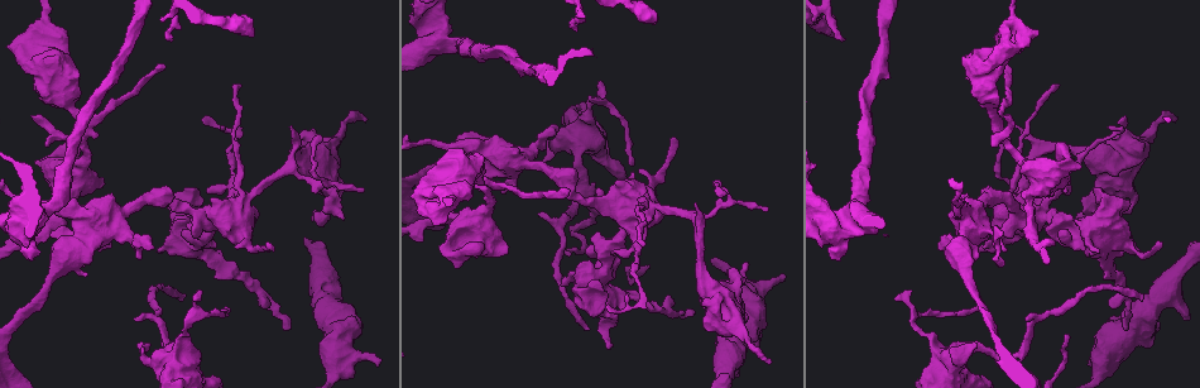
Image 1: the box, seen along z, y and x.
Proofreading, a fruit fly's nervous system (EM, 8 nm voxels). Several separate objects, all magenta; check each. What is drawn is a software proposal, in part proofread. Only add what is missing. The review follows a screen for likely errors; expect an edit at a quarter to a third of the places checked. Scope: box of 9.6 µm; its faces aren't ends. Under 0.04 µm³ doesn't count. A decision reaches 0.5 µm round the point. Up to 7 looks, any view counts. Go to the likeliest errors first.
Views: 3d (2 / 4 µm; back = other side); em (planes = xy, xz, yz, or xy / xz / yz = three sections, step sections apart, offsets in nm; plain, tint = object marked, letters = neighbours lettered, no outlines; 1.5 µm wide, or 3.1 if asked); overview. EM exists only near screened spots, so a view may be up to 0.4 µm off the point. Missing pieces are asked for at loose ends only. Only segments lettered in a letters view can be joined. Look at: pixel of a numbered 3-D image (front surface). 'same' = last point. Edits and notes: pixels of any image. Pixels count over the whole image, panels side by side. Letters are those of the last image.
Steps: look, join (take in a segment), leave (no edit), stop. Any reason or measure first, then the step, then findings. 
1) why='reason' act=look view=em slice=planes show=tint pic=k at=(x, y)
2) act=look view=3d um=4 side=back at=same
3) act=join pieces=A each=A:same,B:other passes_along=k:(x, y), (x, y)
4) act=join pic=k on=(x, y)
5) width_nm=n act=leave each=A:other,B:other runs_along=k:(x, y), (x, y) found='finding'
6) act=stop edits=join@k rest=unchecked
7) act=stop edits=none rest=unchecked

why='free end' act=look view=3d um=4 pic=1 at=(693, 314)

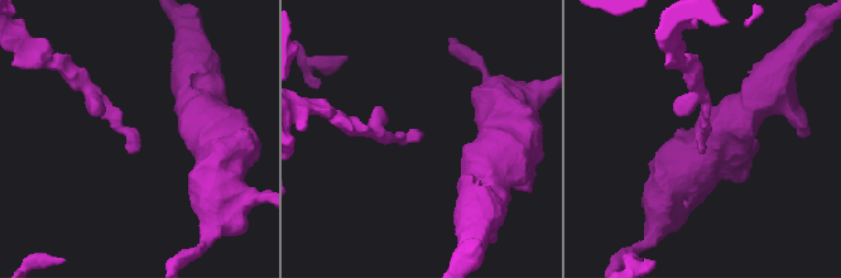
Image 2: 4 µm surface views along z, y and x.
act=look view=em slice=planes show=letters pic=2 at=(418, 139)

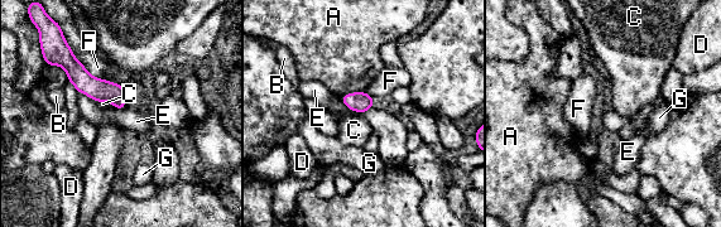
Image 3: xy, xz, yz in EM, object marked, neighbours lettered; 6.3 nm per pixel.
act=leave each=A:other,B:other,C:other,D:other,E:other,F:other,G:other border=3:(340, 97), (349, 109), (357, 112) found='none of them fits'

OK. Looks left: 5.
why='an open end' act=look view=em slice=planes show=tint pic=1 at=(1177, 119)

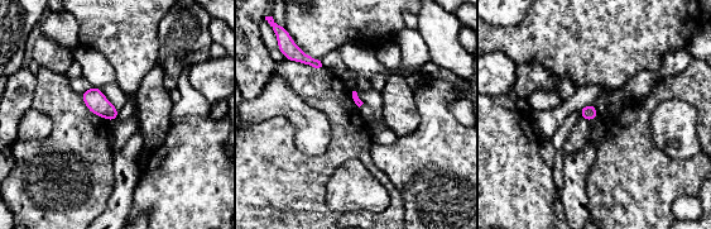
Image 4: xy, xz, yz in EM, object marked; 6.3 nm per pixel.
why='see the neighbours' act=look view=em slice=planes show=letters at=same

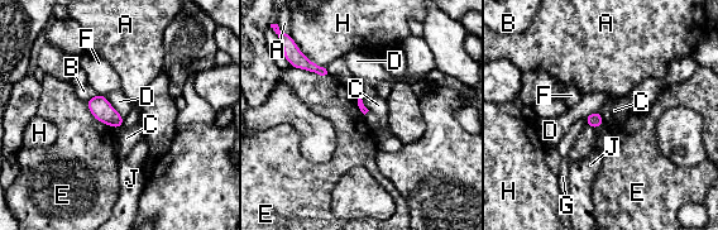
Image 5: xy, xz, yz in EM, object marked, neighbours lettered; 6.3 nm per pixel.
longest_contact=E:260nm act=leave each=A:other,B:other,C:other,D:other,E:other,F:other,G:other,H:other,J:other border=5:(85, 101), (97, 120), (115, 129) found='none of them fits'

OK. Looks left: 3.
why='long arm stops here' act=look view=em slice=planes show=plain pic=1 at=(1141, 298)

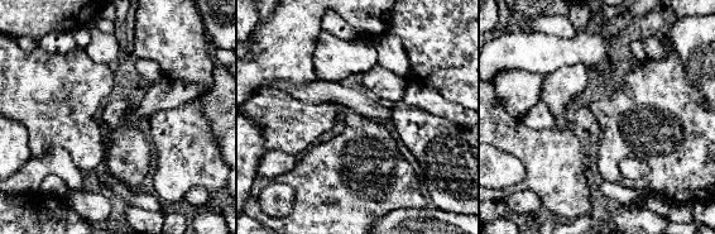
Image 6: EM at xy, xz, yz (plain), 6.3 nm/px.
why='with the object marked' act=look view=em slice=planes show=tint at=same

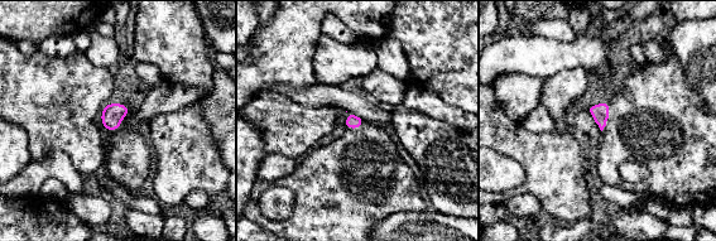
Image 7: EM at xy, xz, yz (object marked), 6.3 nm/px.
act=look view=em slice=planes show=letters at=same

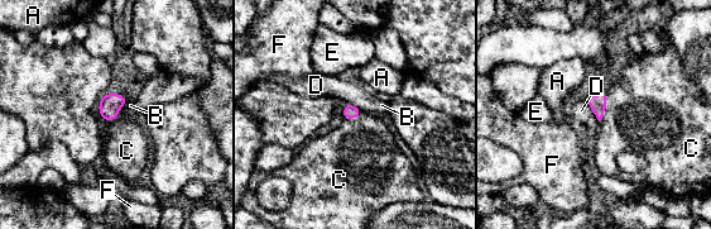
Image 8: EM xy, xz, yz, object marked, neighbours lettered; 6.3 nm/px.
act=join pieces=C each=A:other,B:other,C:same,D:other,E:other,F:other passes_along=8:(110, 104), (118, 114), (126, 151) found='the cell continues'

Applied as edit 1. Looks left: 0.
act=stop edits=join@8 rest=unchecked

